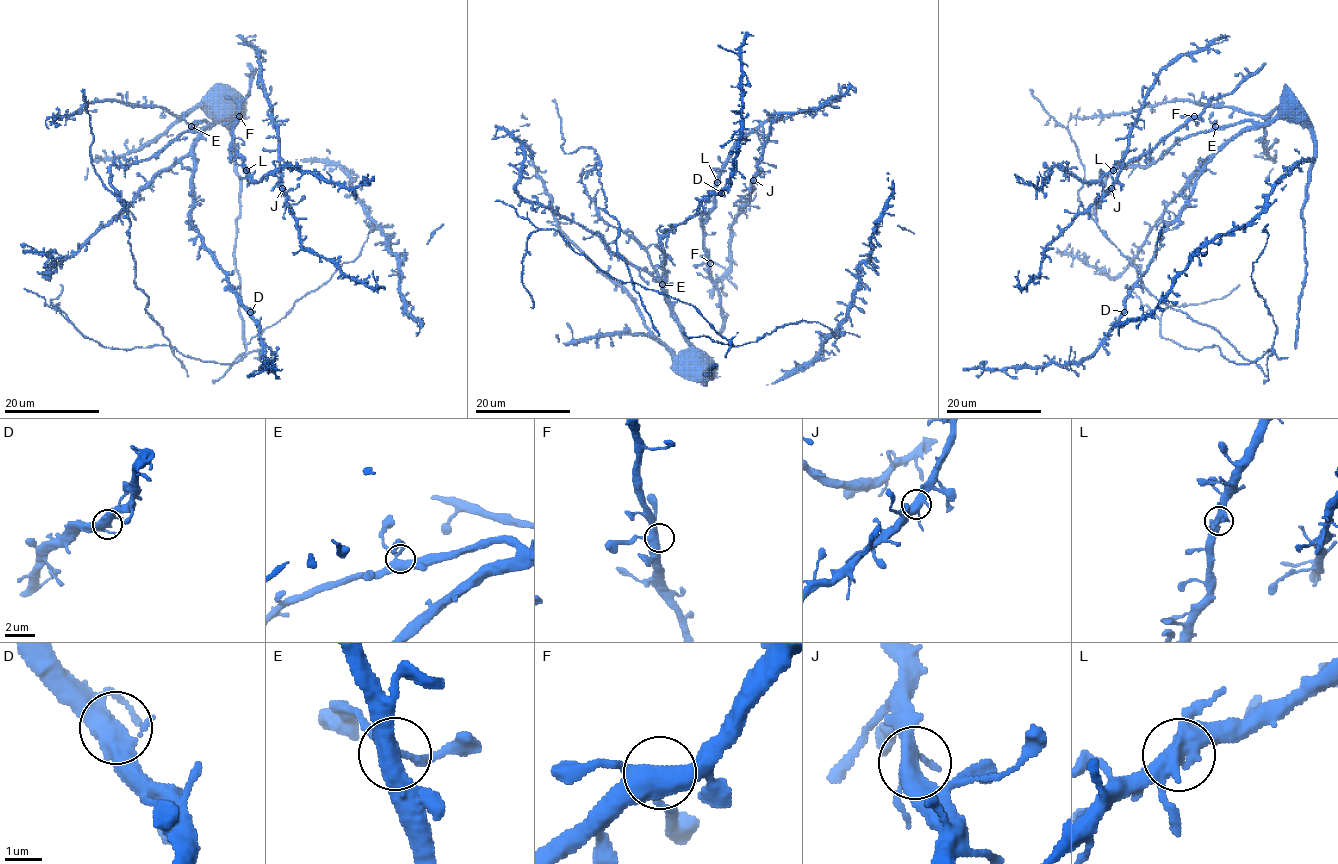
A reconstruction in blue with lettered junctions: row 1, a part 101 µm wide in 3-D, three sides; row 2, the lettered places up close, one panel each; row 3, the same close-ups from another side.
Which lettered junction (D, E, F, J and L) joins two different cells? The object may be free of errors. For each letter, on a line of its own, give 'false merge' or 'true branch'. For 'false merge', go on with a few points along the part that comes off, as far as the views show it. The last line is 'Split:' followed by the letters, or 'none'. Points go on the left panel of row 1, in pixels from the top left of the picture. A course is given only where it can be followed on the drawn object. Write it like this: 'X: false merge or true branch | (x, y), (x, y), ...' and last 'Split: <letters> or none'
D: true branch
E: true branch
F: true branch
J: true branch
L: true branch
Split: none

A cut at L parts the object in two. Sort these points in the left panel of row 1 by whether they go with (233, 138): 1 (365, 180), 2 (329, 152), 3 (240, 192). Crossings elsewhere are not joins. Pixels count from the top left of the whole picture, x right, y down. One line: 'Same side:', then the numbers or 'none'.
Same side: 2, 3

